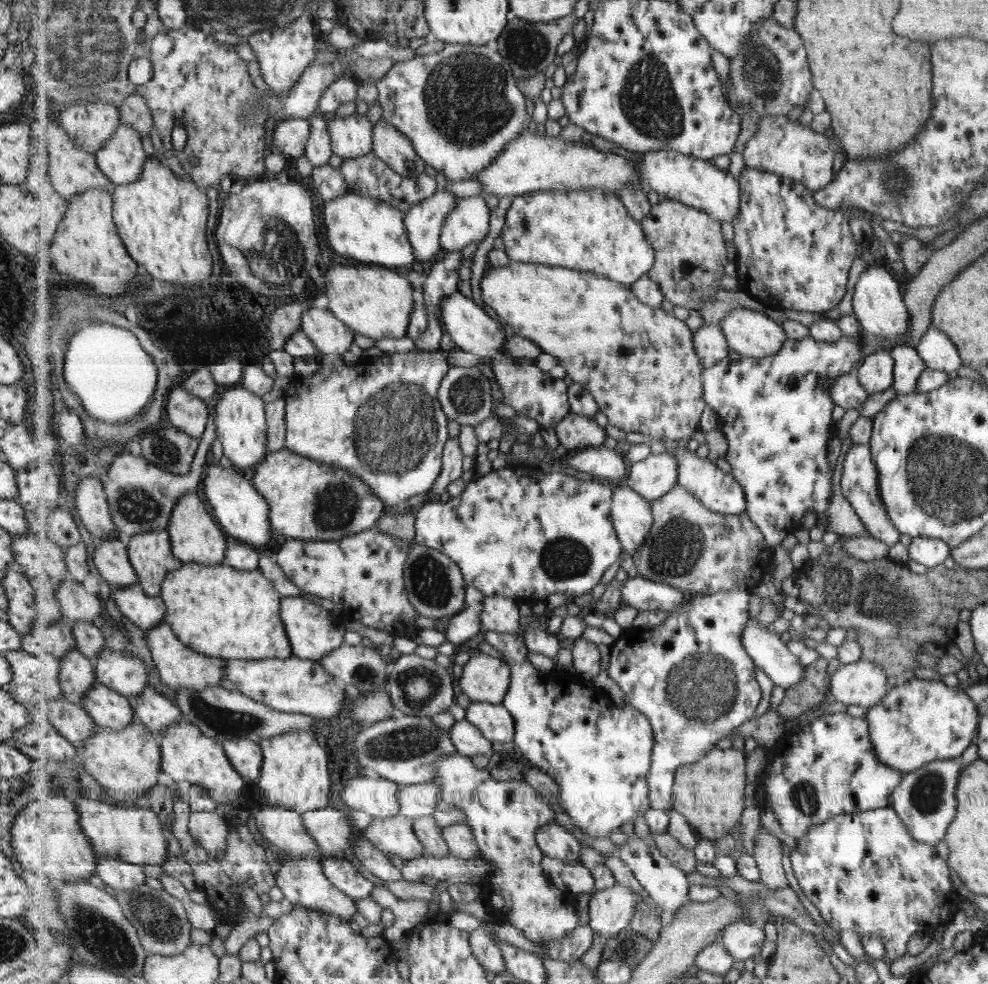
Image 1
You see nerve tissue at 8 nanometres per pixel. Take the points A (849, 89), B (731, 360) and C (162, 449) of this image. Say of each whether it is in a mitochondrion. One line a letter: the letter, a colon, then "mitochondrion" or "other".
A: other
B: other
C: mitochondrion

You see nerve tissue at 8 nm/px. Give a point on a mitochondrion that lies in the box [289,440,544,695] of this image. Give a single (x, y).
(430, 580)

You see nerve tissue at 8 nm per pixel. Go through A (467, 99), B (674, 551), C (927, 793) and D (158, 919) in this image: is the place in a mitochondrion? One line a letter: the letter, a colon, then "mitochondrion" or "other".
A: mitochondrion
B: mitochondrion
C: mitochondrion
D: mitochondrion

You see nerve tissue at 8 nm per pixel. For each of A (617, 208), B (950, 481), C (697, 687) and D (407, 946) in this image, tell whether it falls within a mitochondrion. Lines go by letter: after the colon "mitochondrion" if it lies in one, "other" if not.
A: other
B: mitochondrion
C: mitochondrion
D: other

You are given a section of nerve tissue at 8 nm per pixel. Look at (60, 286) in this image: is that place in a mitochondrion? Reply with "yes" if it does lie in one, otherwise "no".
no

